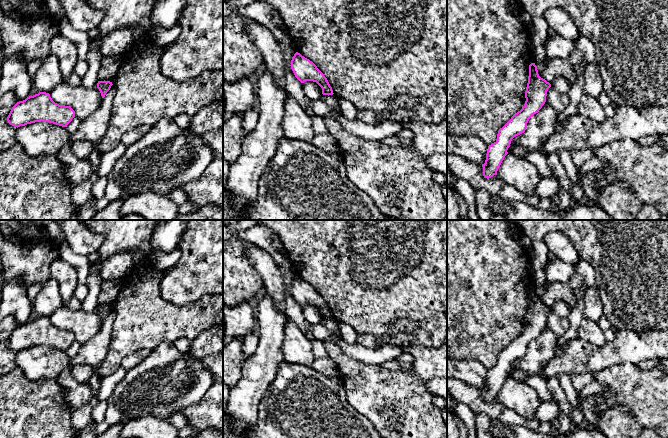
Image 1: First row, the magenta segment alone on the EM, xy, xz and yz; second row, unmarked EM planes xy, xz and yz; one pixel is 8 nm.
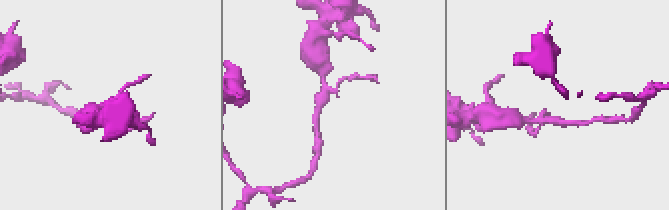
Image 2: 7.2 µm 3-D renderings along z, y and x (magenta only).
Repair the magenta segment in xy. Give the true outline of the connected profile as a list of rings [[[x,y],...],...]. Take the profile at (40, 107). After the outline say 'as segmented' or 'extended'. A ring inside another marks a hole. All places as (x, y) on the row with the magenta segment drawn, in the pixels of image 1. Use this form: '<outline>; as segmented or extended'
[[[39,92],[17,102],[7,121],[17,128],[41,121],[67,127],[74,117],[75,111],[70,106],[59,105],[52,100],[49,93]]]; as segmented

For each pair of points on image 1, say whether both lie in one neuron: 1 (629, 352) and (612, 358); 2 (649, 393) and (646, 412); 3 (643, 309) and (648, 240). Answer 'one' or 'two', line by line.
1: one
2: one
3: one

